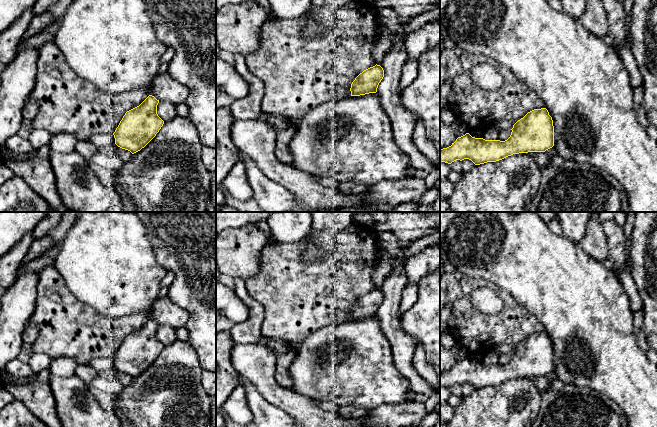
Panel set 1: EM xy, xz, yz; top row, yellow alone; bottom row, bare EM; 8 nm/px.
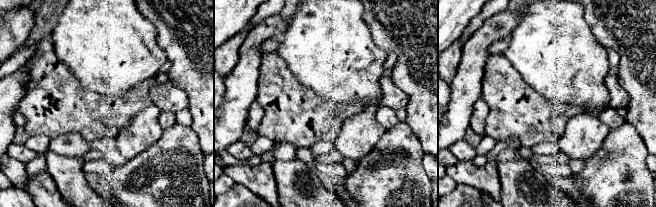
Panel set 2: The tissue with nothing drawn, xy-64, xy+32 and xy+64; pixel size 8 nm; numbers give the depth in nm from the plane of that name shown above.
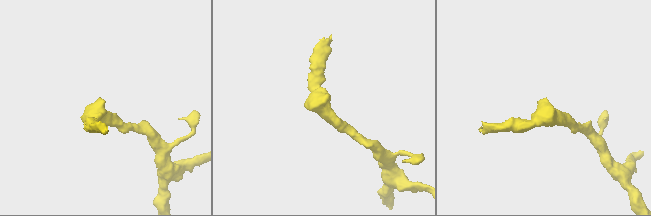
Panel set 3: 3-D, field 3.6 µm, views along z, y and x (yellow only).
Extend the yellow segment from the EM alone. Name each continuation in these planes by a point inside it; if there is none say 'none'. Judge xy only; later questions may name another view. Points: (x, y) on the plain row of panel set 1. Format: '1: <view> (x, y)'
none

